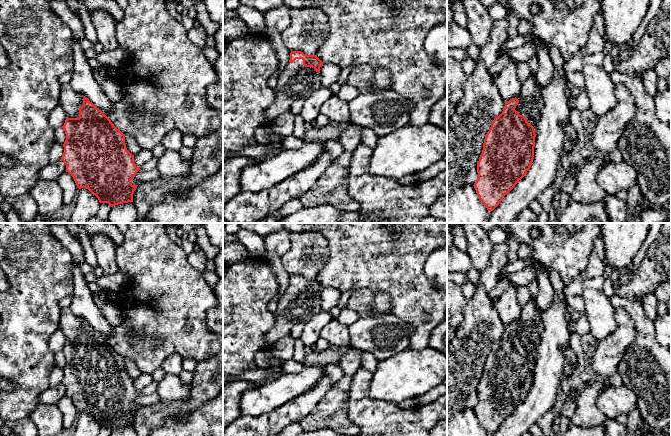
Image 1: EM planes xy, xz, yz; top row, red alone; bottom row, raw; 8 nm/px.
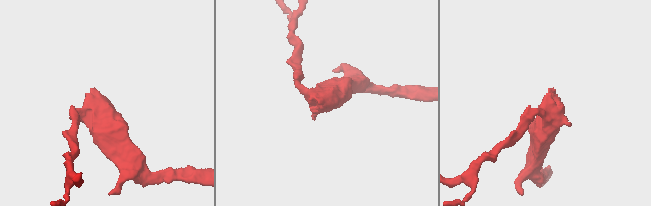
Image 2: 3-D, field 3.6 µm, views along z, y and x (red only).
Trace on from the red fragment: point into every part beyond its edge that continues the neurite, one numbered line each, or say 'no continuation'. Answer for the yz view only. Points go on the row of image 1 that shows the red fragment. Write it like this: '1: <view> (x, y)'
1: yz (531, 102)

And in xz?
1: xz (296, 81)

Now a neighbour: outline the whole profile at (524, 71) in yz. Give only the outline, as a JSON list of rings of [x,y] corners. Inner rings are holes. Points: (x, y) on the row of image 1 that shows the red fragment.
[[[519,62],[518,64],[518,78],[523,83],[530,75],[531,70],[527,62]]]

